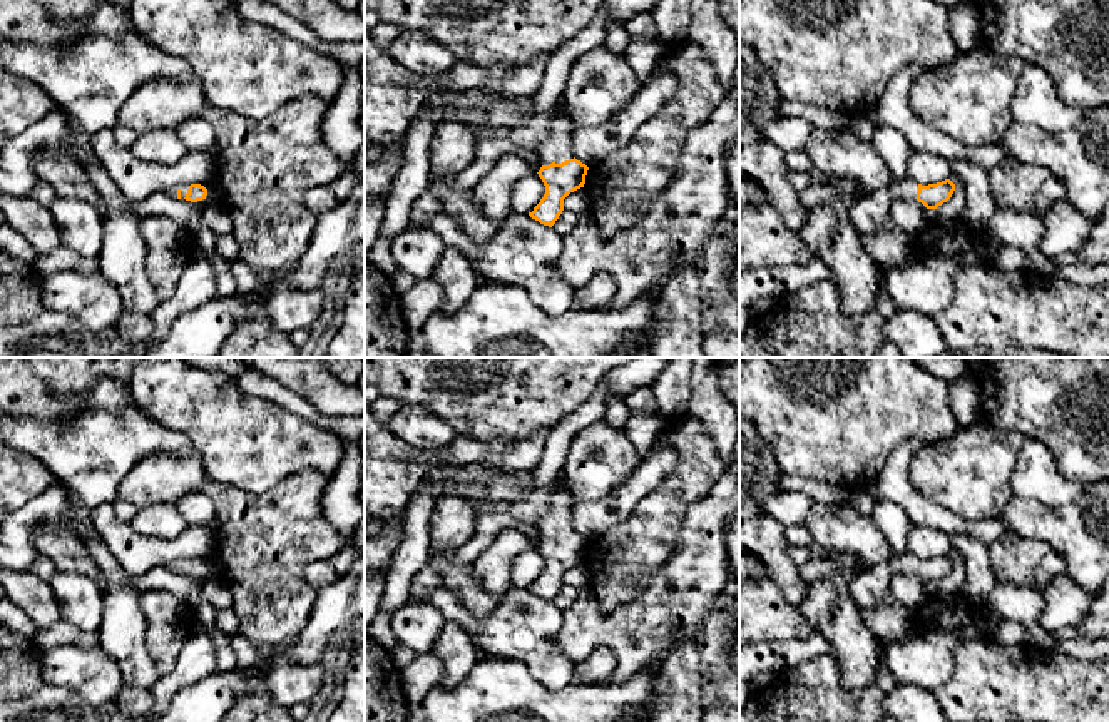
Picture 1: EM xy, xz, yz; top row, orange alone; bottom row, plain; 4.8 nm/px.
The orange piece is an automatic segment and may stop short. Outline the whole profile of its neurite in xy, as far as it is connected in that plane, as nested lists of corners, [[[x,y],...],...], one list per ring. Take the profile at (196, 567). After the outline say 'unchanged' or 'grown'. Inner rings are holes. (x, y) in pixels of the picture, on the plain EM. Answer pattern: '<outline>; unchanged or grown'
[[[181,558],[181,560],[172,560],[167,568],[174,573],[186,573],[191,577],[197,577],[206,573],[207,563],[201,558]]]; grown

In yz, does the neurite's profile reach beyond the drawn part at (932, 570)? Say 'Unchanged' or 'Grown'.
Grown

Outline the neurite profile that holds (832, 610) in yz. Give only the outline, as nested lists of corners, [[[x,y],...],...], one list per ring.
[[[815,545],[815,553],[835,560],[838,573],[808,585],[808,593],[798,602],[805,620],[830,645],[830,655],[840,670],[840,685],[846,692],[873,687],[883,648],[875,633],[861,620],[858,603],[851,595],[851,580],[866,568],[853,553],[830,552]]]

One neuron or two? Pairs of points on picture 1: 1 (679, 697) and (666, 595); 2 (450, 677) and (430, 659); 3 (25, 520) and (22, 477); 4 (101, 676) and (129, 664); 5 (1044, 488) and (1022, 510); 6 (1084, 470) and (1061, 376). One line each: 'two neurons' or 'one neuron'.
1: two neurons
2: two neurons
3: two neurons
4: two neurons
5: two neurons
6: one neuron

